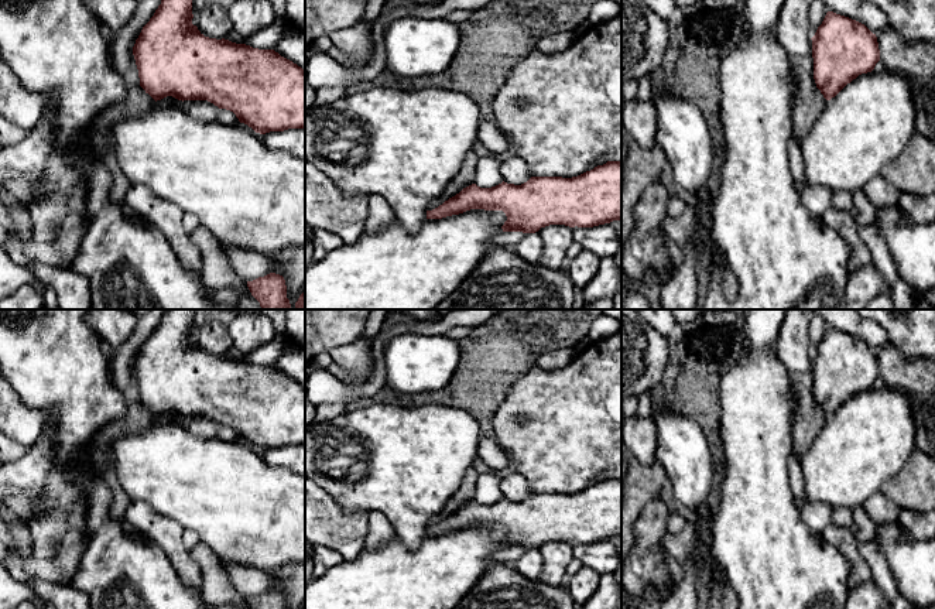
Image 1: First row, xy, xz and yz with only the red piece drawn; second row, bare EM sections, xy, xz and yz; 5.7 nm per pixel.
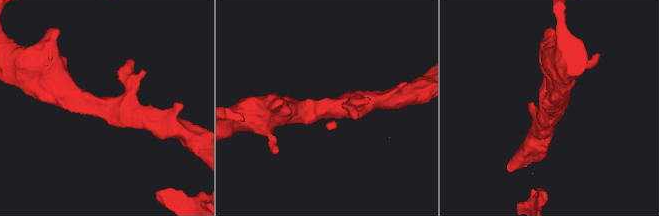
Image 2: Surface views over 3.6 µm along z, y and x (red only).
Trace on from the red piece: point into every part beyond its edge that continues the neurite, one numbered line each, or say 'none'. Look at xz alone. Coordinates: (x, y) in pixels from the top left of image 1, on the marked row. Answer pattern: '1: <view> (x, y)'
none

